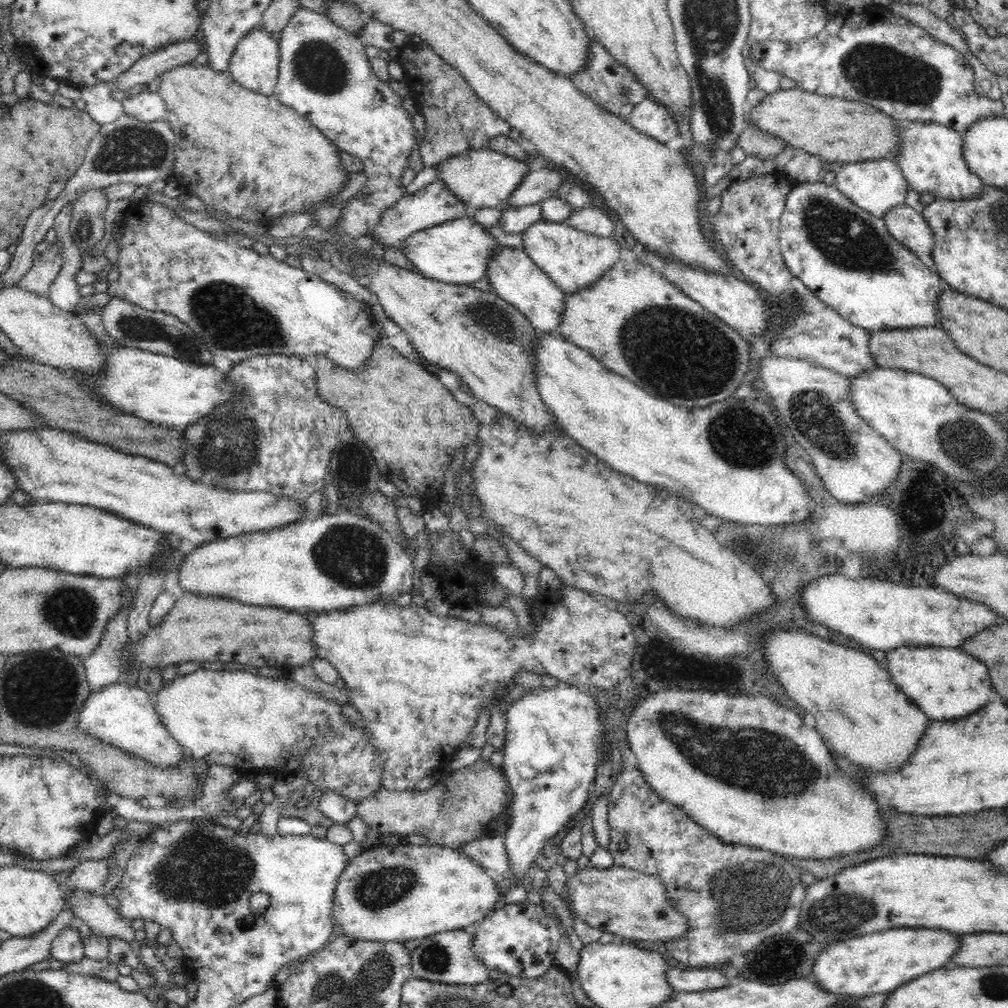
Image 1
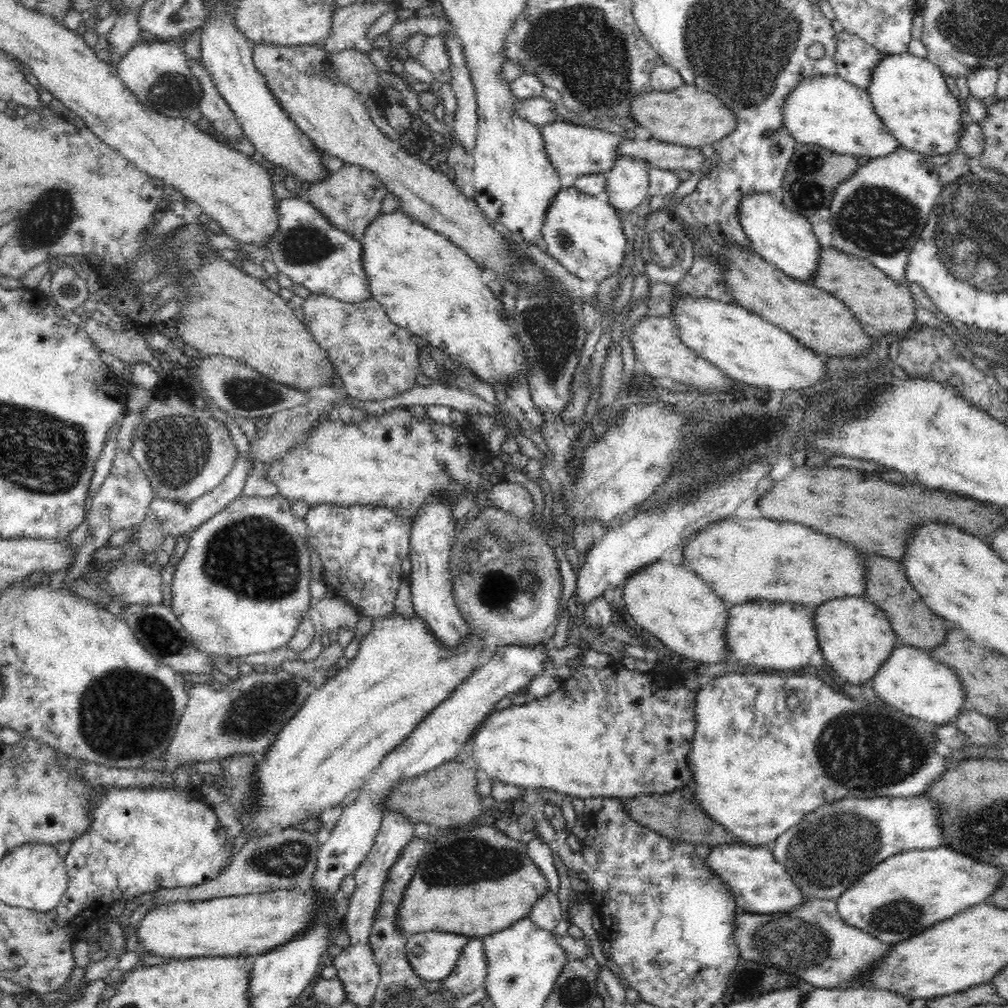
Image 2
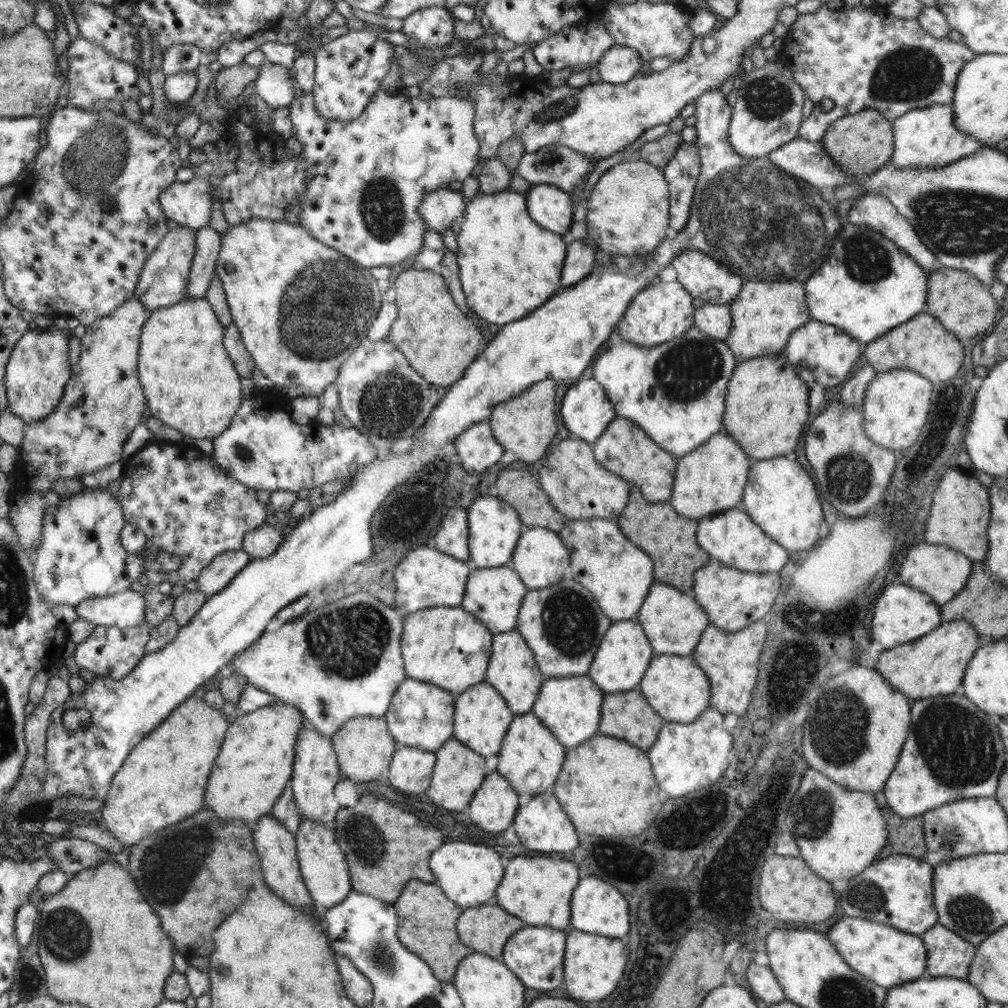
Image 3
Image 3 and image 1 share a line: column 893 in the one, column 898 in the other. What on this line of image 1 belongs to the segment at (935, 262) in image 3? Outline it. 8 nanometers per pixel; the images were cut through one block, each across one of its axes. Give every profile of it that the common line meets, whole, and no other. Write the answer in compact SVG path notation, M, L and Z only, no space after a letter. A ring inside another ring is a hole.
M904 203L888 211L884 219L888 231L898 243L912 249L924 264L934 268L935 262L932 258L934 239L923 213L918 213Z

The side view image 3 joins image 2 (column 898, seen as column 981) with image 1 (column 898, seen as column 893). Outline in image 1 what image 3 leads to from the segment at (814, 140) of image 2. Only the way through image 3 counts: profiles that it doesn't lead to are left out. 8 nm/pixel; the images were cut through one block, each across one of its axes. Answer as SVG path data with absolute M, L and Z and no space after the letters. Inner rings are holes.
M896 120L900 144L895 163L902 169L909 188L918 193L929 192L936 199L968 200L984 194L985 184L970 171L964 159L962 134L942 124Z

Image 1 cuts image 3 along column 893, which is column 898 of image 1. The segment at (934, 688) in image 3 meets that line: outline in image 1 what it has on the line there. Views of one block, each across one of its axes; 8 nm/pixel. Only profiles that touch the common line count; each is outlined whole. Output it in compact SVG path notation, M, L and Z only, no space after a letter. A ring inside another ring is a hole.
M900 646L887 651L887 668L892 681L933 720L968 716L990 700L992 677L984 663L960 648Z

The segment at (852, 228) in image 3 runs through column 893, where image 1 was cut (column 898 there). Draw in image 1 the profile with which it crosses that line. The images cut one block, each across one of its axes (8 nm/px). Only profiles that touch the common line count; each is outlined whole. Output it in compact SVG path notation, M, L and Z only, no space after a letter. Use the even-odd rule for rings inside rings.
M797 181L788 193L779 220L779 245L788 270L814 295L851 324L868 332L940 325L939 301L945 282L888 231L885 219L856 206L834 183Z

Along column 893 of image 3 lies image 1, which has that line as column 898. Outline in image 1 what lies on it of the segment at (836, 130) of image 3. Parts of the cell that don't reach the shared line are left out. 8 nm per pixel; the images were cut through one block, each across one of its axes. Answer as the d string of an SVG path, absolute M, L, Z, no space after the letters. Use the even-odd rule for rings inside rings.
M795 86L767 93L764 100L747 110L749 124L784 139L788 145L798 150L819 156L826 163L844 165L876 160L888 154L895 158L898 154L900 135L896 119L870 104L822 96Z

